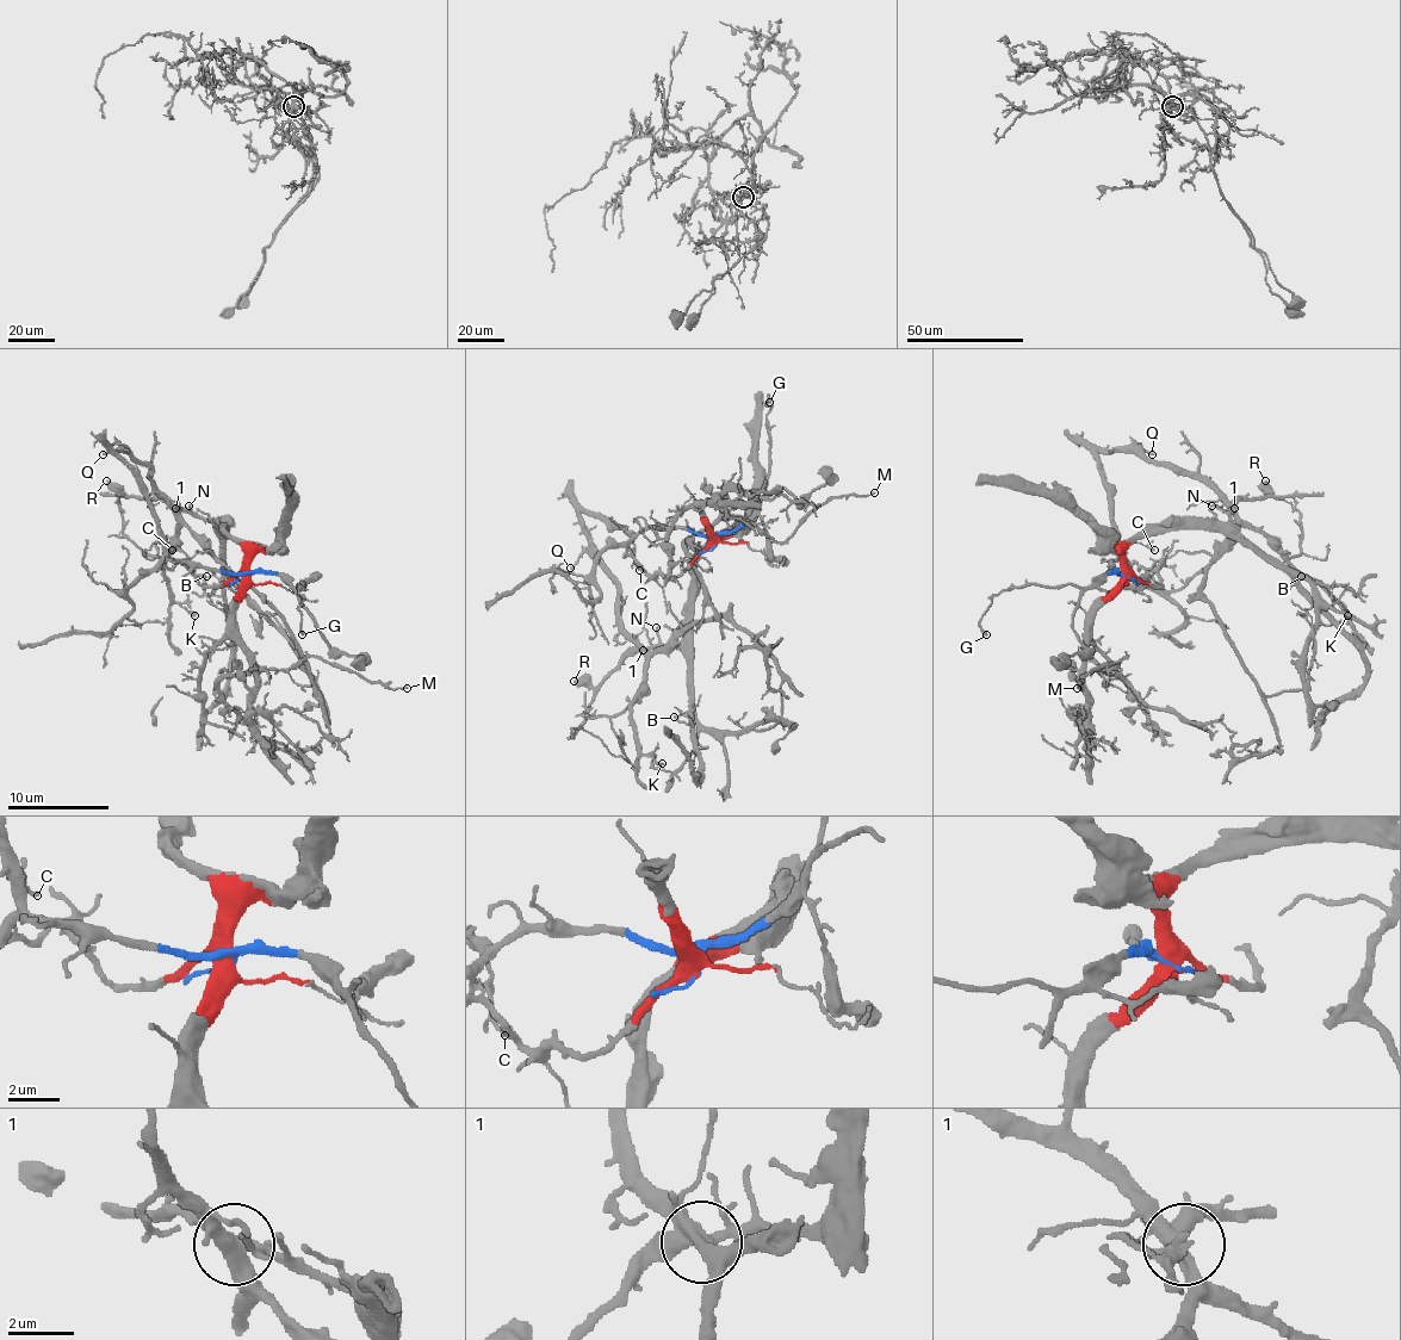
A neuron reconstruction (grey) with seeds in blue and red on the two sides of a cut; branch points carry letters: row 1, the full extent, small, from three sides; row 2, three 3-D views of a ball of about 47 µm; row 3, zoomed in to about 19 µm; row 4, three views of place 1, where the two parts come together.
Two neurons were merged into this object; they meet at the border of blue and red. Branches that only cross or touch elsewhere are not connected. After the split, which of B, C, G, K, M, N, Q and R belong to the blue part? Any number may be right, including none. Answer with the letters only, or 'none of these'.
C, G, K, Q

